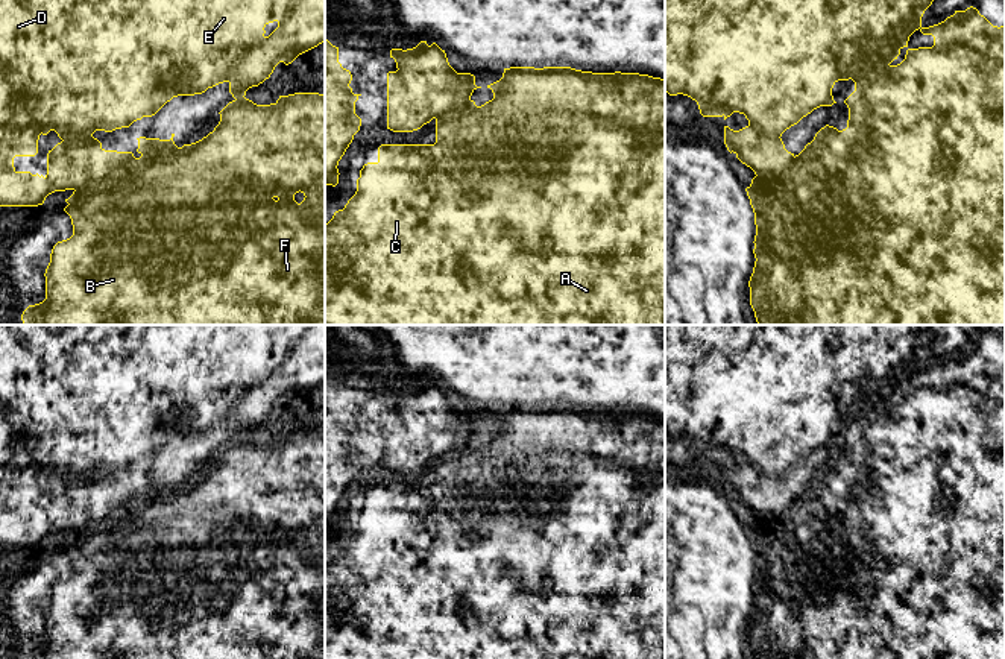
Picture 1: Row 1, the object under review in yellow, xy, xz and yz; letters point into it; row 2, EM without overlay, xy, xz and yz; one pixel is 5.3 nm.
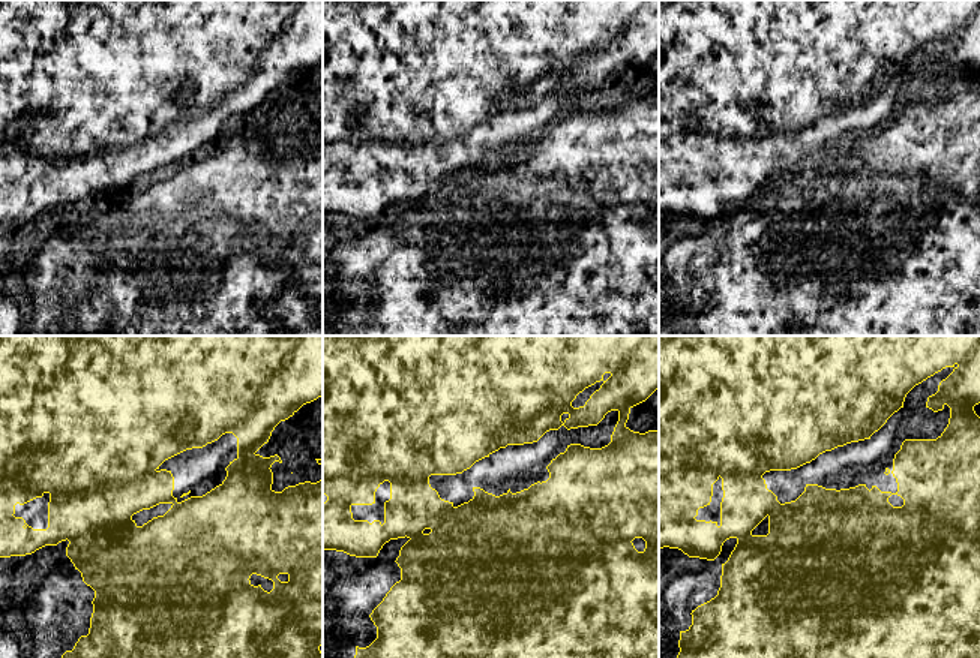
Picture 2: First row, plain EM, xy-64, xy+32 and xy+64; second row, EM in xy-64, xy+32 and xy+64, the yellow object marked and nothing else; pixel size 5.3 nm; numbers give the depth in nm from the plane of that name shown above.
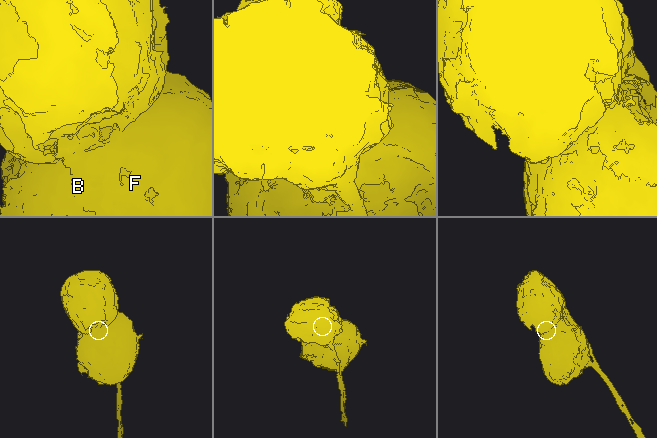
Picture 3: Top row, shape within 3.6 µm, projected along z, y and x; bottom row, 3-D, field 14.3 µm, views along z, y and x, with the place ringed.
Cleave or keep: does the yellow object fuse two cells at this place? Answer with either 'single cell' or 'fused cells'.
fused cells

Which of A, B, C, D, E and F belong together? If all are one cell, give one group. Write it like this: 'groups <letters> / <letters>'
groups A B C F / D E

